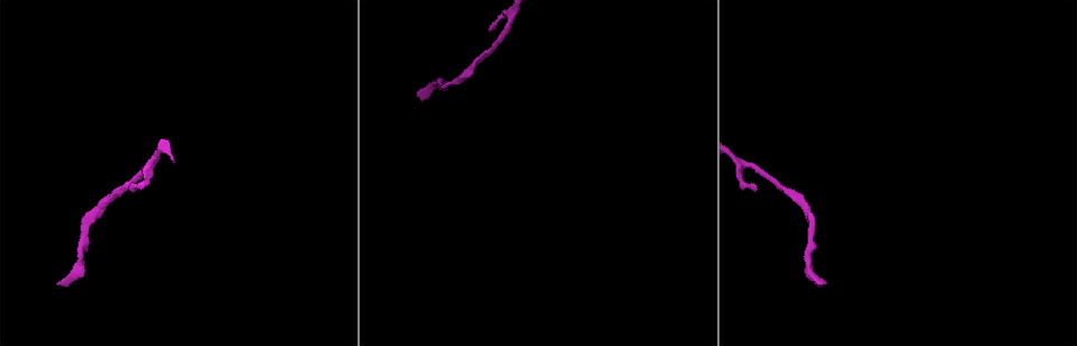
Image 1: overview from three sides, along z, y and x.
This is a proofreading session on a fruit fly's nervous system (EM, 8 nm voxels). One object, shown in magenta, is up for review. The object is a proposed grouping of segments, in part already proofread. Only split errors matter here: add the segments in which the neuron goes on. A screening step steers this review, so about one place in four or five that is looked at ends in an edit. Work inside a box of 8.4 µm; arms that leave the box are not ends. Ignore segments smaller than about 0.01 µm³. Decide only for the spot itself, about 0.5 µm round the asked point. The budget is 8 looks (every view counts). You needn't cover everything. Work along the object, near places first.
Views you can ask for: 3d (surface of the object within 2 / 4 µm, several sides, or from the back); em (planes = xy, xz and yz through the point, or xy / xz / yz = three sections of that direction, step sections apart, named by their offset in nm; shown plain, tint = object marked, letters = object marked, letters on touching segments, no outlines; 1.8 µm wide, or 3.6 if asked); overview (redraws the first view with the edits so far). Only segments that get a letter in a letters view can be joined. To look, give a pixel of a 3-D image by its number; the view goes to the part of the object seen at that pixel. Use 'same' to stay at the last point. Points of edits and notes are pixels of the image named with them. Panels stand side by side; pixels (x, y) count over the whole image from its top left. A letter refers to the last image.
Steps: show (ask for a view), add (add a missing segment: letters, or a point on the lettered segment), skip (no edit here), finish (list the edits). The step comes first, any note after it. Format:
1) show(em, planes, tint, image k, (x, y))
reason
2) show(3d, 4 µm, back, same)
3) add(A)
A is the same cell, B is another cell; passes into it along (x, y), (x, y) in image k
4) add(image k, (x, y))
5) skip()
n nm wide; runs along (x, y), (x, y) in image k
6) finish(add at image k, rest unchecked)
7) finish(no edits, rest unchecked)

show(em, yz, step 8, tint, image 1, (449, 85))
thin neck

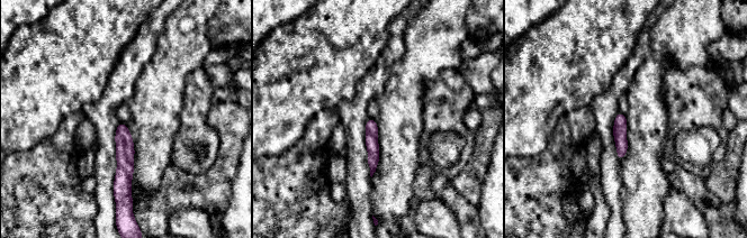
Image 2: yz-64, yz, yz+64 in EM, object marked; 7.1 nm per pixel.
show(em, planes, letters, same)

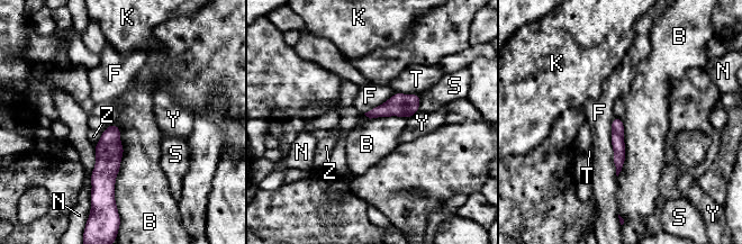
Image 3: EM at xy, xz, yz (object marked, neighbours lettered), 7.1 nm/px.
skip()
B, F, K, N, S, T, Y and Z are other cells; runs along (615, 120), (617, 126), (618, 168) in image 3; none of them fits

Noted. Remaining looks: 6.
show(em, planes, letters, image 1, (59, 282))

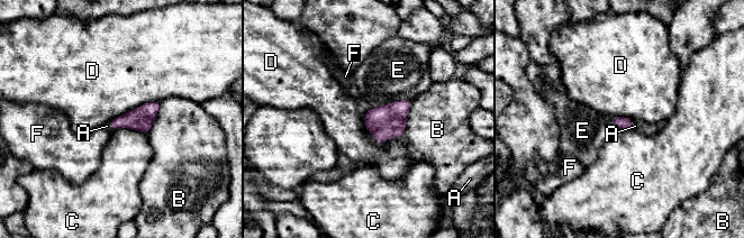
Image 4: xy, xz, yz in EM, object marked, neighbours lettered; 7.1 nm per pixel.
add(A)
A is the same cell, B, C, D, E and F are other cells; passes into it along (620, 122), (631, 124), (635, 126) in image 4; the neuron continues

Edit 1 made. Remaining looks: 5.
show(overview)
redraw

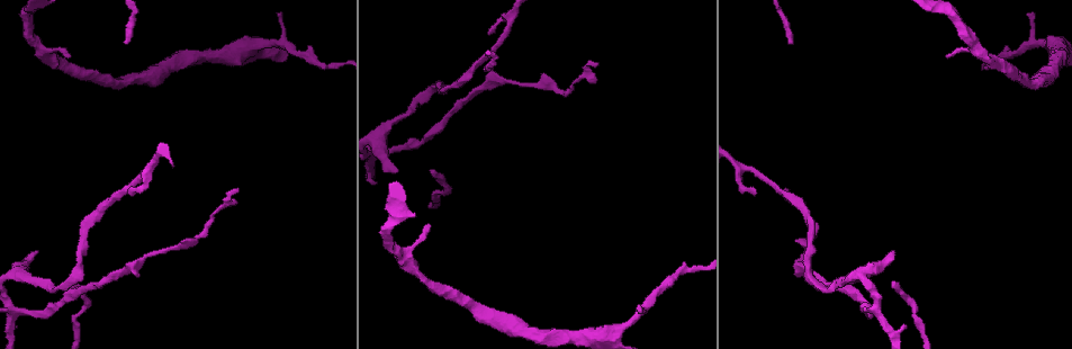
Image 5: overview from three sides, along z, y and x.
show(em, planes, letters, image 5, (433, 171))
tapers out

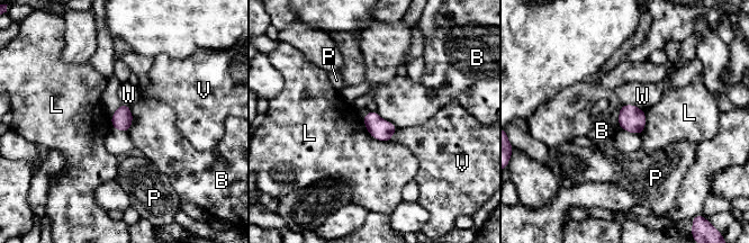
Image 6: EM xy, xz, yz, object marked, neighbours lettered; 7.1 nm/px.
skip()
150 nm wide; B, L, P, V and W are other cells; no lettered segment goes on from it

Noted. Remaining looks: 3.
finish(add at image 4, rest unchecked)

